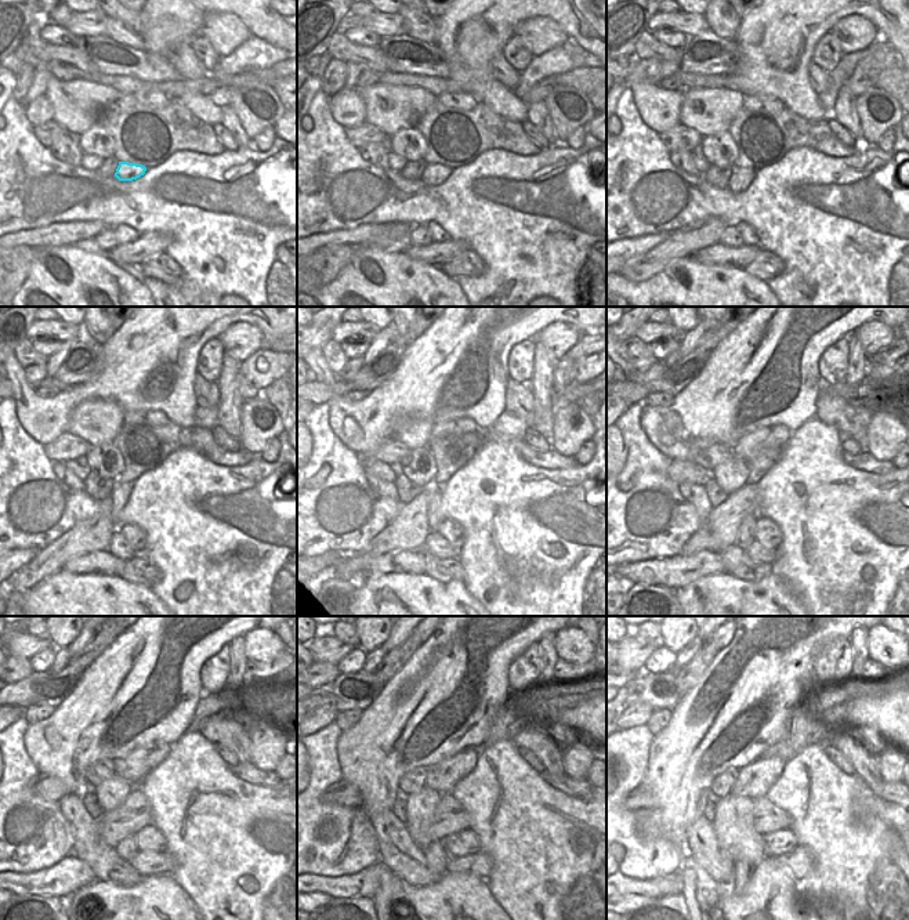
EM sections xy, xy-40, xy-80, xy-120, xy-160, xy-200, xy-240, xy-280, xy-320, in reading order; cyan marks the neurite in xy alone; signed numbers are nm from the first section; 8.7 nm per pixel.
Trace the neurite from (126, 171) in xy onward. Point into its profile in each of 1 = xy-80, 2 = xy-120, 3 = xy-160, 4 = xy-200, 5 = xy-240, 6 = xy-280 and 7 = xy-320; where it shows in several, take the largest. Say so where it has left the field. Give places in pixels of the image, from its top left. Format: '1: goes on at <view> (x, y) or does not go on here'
1: goes on at xy-80 (741, 178)
2: goes on at xy-120 (120, 493)
3: goes on at xy-160 (434, 515)
4: goes on at xy-200 (745, 536)
5: goes on at xy-240 (127, 848)
6: goes on at xy-280 (437, 855)
7: goes on at xy-320 (745, 869)

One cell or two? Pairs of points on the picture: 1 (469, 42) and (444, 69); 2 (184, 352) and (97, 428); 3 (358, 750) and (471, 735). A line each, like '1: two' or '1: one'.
1: two
2: two
3: one

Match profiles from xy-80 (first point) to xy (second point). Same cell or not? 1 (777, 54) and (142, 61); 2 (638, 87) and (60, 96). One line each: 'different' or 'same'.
1: different
2: different

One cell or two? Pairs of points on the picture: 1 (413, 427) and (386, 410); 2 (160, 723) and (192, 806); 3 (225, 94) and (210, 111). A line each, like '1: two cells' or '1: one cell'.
1: two cells
2: two cells
3: two cells

